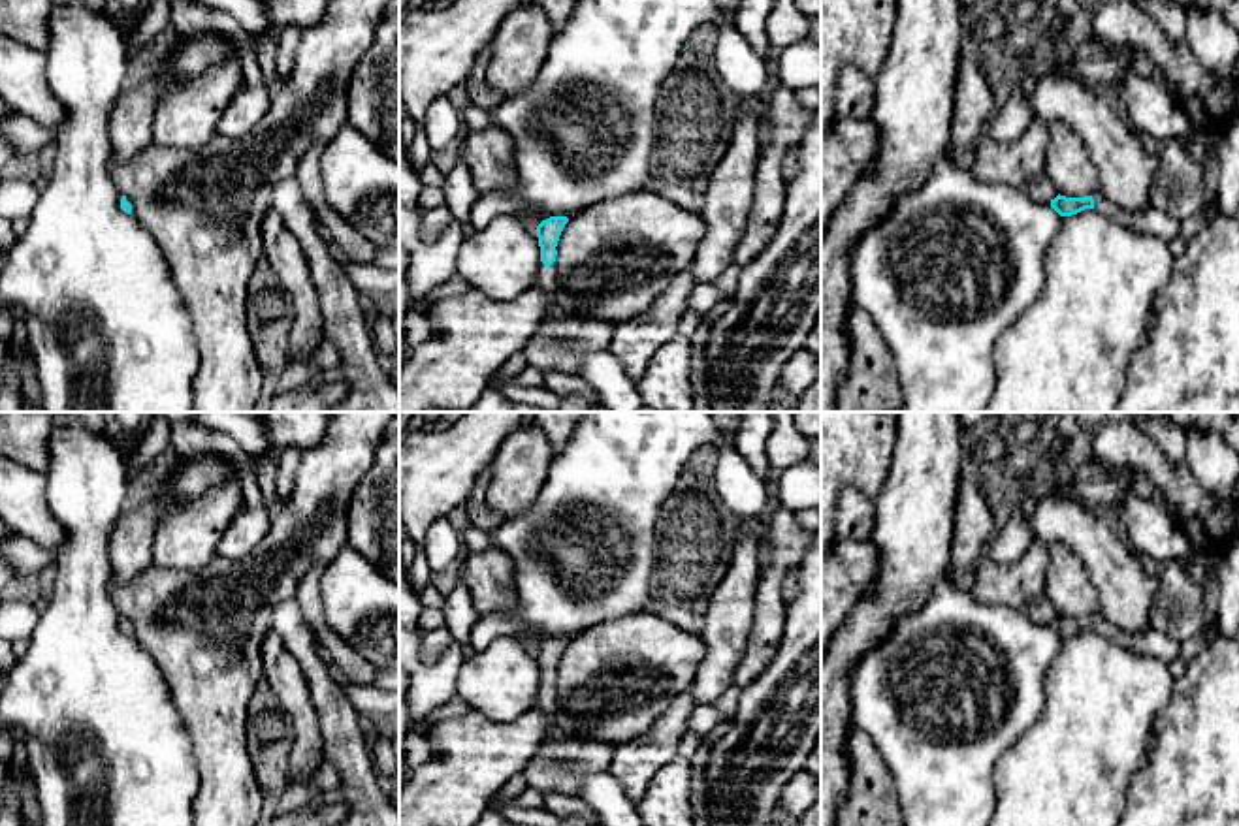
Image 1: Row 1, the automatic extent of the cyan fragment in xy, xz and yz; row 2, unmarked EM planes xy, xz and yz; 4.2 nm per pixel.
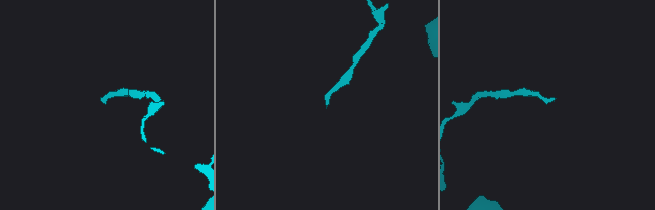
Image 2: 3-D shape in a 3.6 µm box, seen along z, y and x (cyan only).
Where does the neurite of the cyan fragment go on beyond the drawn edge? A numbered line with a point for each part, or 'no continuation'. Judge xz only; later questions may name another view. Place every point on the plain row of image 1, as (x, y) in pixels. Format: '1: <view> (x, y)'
1: xz (547, 698)

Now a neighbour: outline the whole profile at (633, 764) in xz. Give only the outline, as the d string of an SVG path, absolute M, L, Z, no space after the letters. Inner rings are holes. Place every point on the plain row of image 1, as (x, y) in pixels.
M689 687L646 734L614 747L608 770L625 786L627 798L635 805L644 798L655 771L676 756L697 706L693 687Z

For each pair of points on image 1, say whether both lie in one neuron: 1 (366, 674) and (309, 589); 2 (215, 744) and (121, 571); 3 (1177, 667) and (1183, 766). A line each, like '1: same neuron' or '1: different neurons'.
1: same neuron
2: different neurons
3: different neurons

